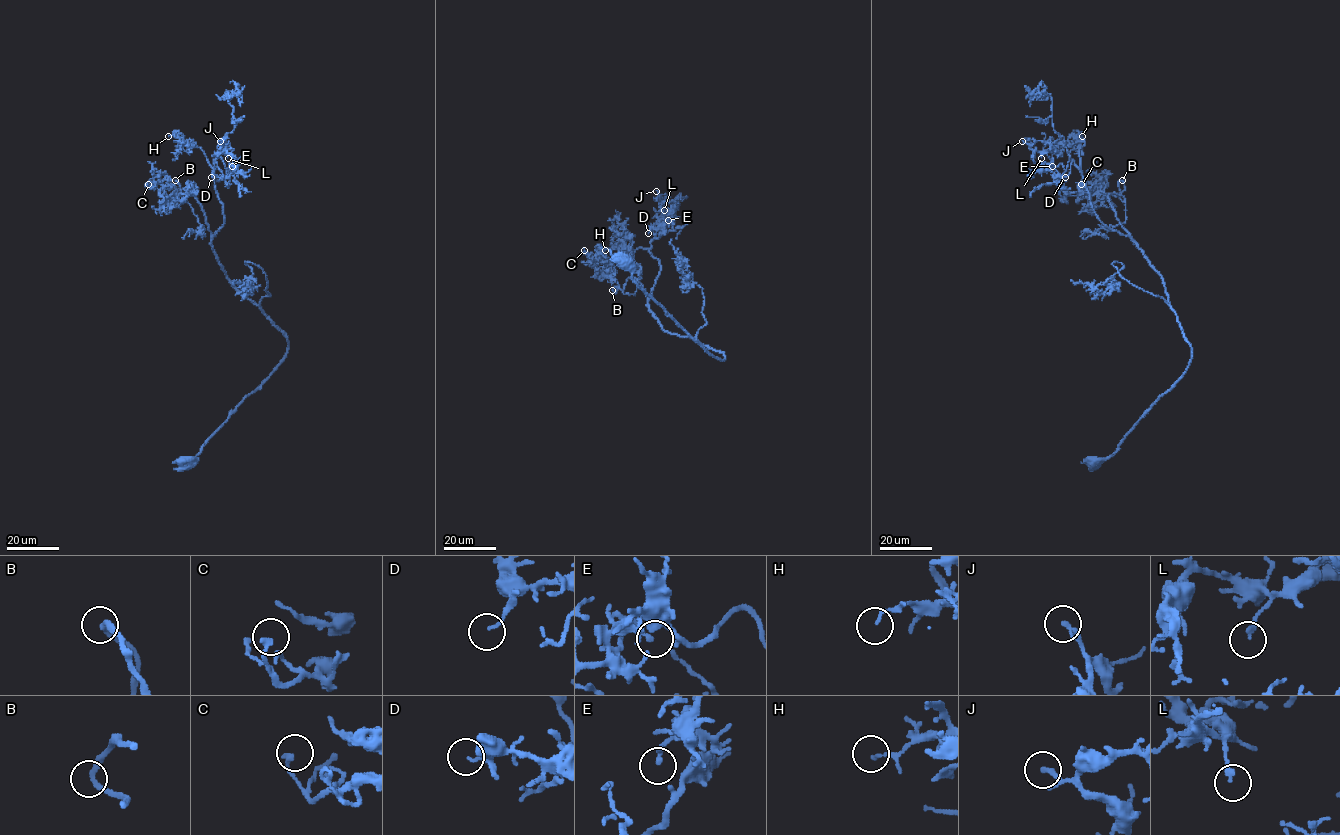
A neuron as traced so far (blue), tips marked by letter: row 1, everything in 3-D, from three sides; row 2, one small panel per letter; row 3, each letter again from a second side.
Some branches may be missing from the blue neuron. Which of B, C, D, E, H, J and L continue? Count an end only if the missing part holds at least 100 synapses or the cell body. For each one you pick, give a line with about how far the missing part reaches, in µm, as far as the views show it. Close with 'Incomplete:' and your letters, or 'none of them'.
Incomplete: none of them

